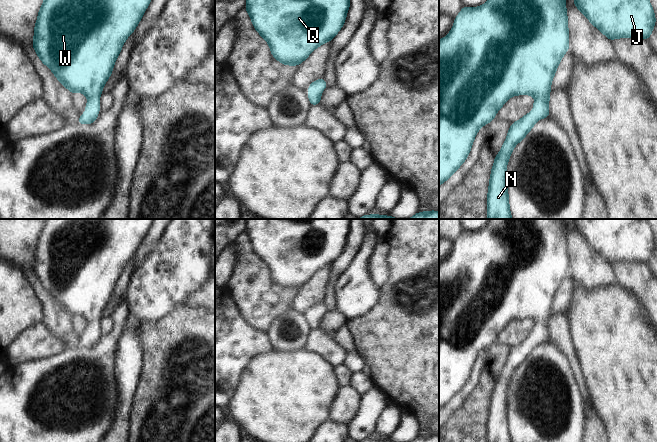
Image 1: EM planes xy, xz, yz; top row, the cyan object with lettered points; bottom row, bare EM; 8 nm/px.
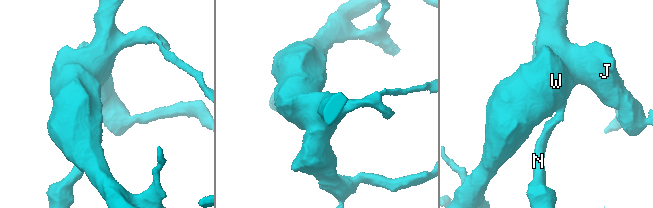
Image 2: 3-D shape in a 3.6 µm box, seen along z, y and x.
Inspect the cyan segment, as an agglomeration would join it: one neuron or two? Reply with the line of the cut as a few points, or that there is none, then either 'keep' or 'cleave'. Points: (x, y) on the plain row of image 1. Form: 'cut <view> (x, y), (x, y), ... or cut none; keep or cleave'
cut none; keep

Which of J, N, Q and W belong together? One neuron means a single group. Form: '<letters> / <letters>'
J N Q W

